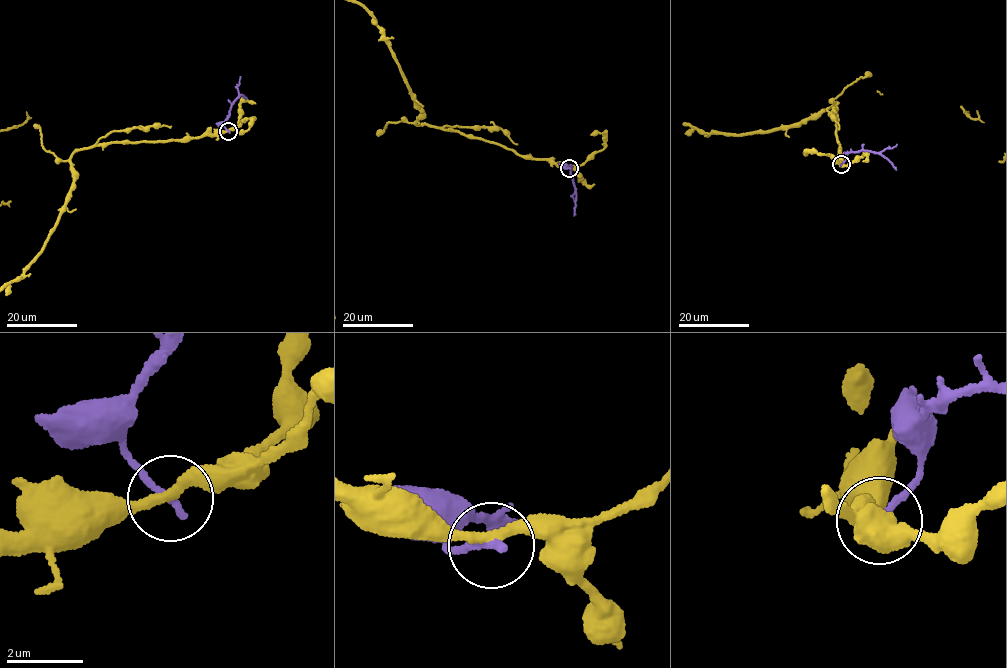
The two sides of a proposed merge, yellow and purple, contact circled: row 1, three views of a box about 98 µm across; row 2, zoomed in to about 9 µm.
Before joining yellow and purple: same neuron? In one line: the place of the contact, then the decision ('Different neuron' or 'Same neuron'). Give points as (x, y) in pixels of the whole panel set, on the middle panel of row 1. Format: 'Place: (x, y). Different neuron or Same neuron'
Place: (569, 168). Different neuron

